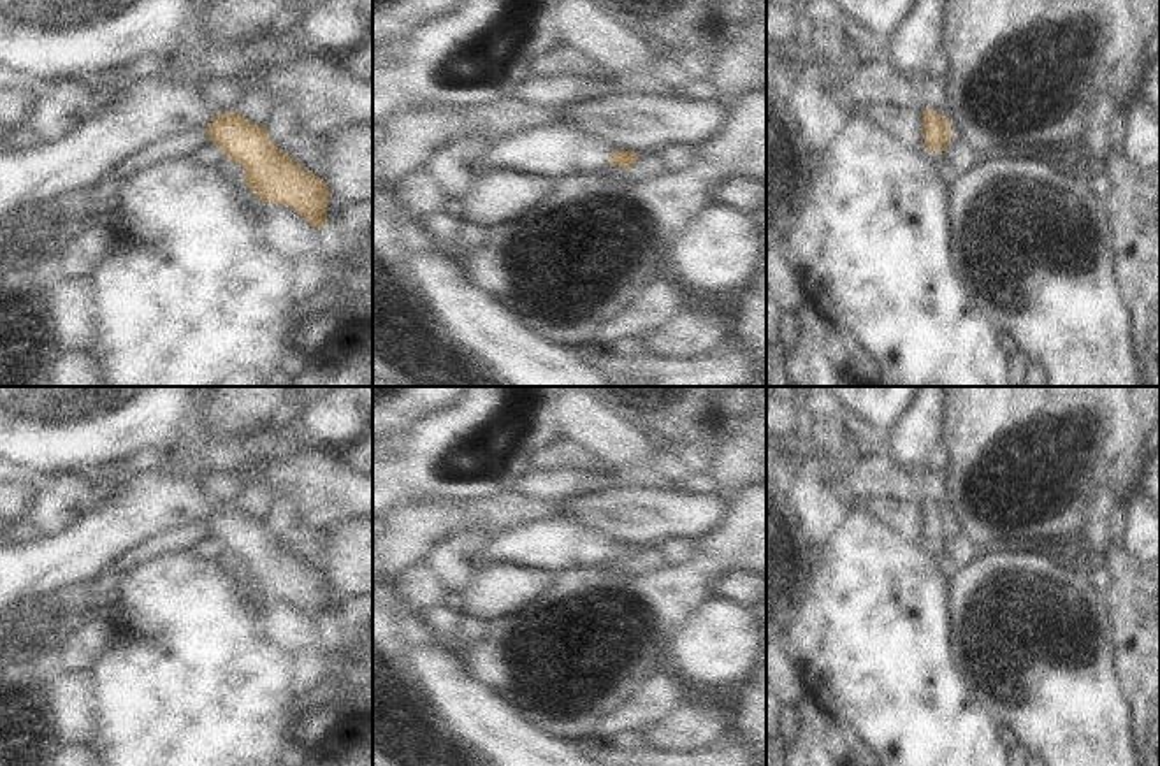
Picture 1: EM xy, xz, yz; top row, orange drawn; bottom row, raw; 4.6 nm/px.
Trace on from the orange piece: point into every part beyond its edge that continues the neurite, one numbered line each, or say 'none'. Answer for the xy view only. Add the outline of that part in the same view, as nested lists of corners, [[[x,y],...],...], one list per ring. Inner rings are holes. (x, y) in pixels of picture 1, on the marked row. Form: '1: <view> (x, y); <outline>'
1: xy (171, 102); [[[211,0],[199,12],[190,40],[163,60],[156,74],[128,83],[116,100],[102,104],[65,139],[23,153],[0,153],[0,218],[19,206],[77,188],[95,188],[144,146],[209,125],[216,111],[200,83],[221,74],[228,56],[241,54],[257,35],[267,33],[285,4],[286,0]]]

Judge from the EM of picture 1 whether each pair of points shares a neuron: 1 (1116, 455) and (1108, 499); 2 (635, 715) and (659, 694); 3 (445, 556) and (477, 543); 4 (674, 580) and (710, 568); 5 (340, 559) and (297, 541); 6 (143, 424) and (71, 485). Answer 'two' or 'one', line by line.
1: two
2: one
3: one
4: one
5: two
6: two

